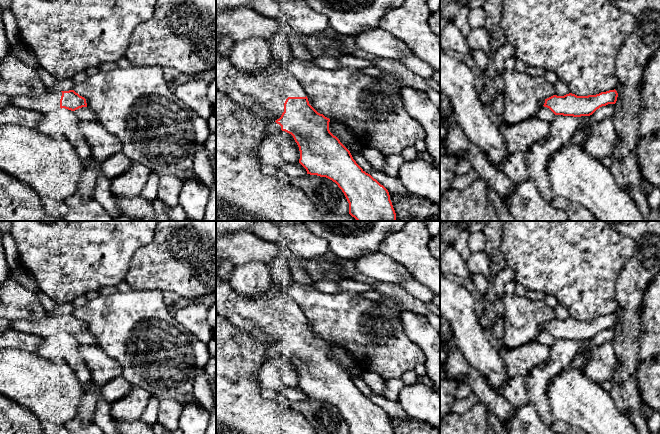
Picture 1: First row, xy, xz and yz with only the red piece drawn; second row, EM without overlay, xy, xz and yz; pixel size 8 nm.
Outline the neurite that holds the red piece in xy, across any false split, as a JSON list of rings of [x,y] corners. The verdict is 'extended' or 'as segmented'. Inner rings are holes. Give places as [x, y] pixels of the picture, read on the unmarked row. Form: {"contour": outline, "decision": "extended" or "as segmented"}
{"contour": [[[74,314],[46,315],[39,320],[16,320],[12,322],[11,329],[42,338],[47,338],[60,332],[75,335],[79,332],[87,331],[86,323]]], "decision": "extended"}

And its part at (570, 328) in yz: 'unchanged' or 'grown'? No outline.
unchanged

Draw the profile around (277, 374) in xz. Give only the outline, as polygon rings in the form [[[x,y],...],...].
[[[279,355],[273,360],[265,361],[258,373],[261,389],[271,389],[280,393],[287,387],[297,387],[300,375],[293,360],[285,355]]]

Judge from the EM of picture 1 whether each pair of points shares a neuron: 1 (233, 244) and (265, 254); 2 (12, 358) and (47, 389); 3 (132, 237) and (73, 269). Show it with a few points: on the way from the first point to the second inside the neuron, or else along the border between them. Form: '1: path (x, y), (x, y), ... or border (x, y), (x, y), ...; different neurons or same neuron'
1: path (241, 247), (257, 250); same neuron
2: path (21, 367), (38, 384); same neuron
3: path (117, 237), (110, 237), (88, 254); same neuron

